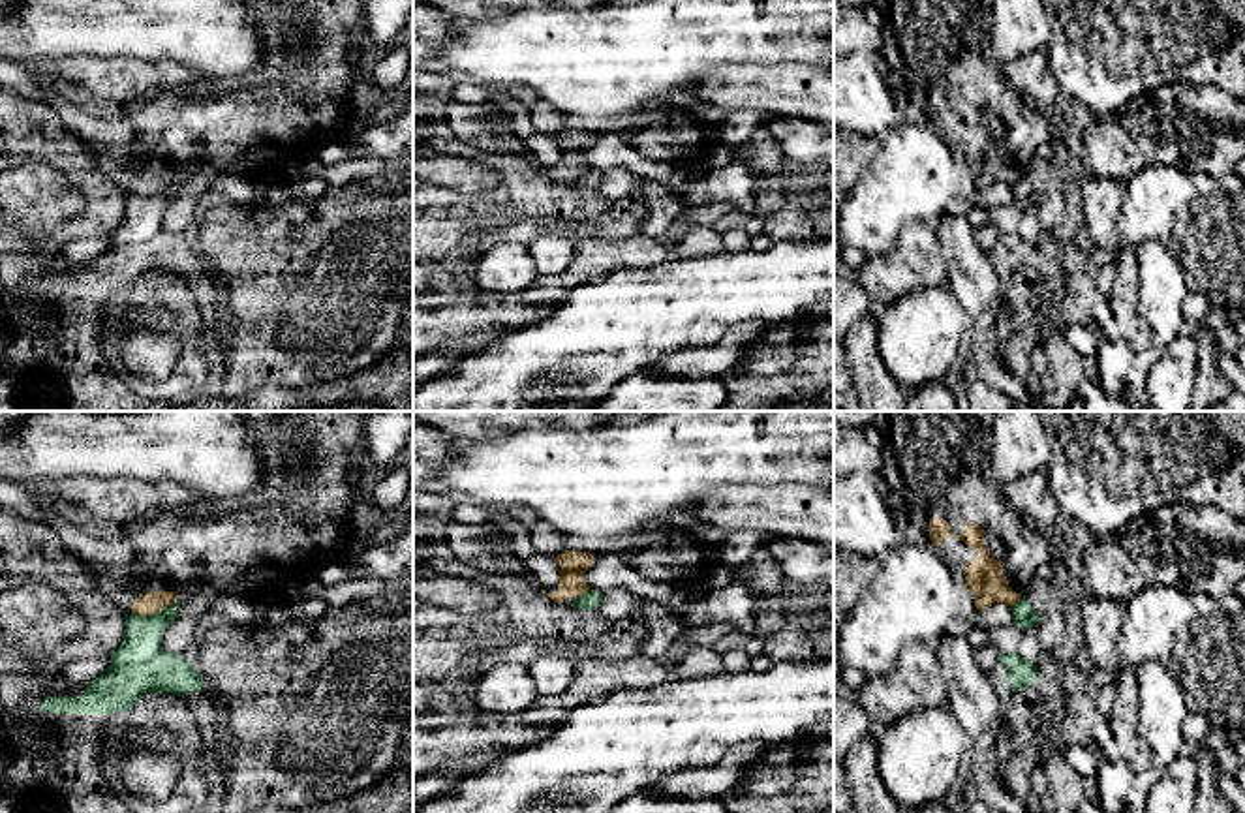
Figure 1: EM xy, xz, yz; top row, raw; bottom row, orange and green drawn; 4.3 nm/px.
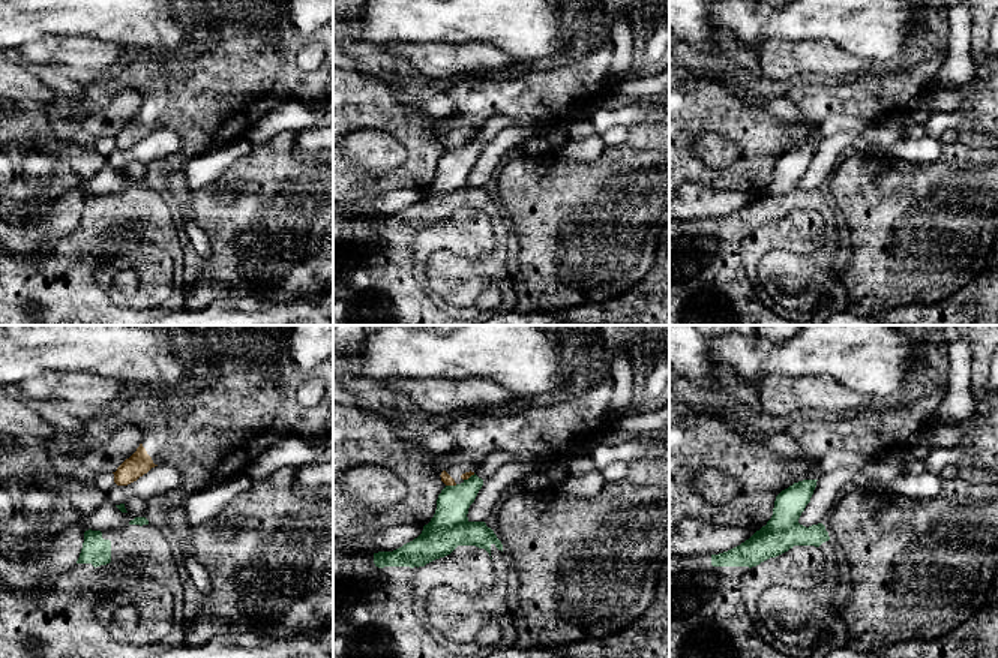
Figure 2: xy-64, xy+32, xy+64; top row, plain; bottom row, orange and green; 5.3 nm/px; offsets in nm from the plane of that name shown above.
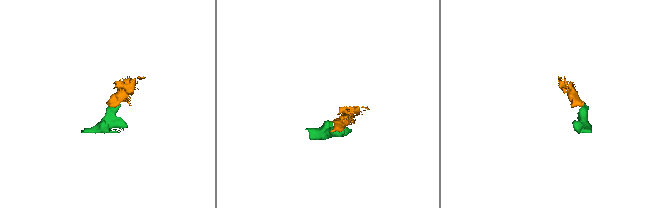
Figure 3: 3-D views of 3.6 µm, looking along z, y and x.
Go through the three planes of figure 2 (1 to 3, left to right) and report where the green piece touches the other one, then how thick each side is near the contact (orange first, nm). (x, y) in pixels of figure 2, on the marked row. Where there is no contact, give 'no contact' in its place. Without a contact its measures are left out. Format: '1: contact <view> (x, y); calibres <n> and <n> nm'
1: no contact
2: contact xy+32 (450, 484); calibres 60 and 220 nm
3: no contact

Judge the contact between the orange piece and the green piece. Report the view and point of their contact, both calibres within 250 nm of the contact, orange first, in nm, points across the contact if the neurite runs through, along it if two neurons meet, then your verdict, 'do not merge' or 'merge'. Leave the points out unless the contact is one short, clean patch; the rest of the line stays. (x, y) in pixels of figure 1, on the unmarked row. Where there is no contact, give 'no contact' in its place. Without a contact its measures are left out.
contact xy (153, 192); calibres 90 and 240 nm; border xy (173, 181), (149, 194), (134, 194); do not merge

